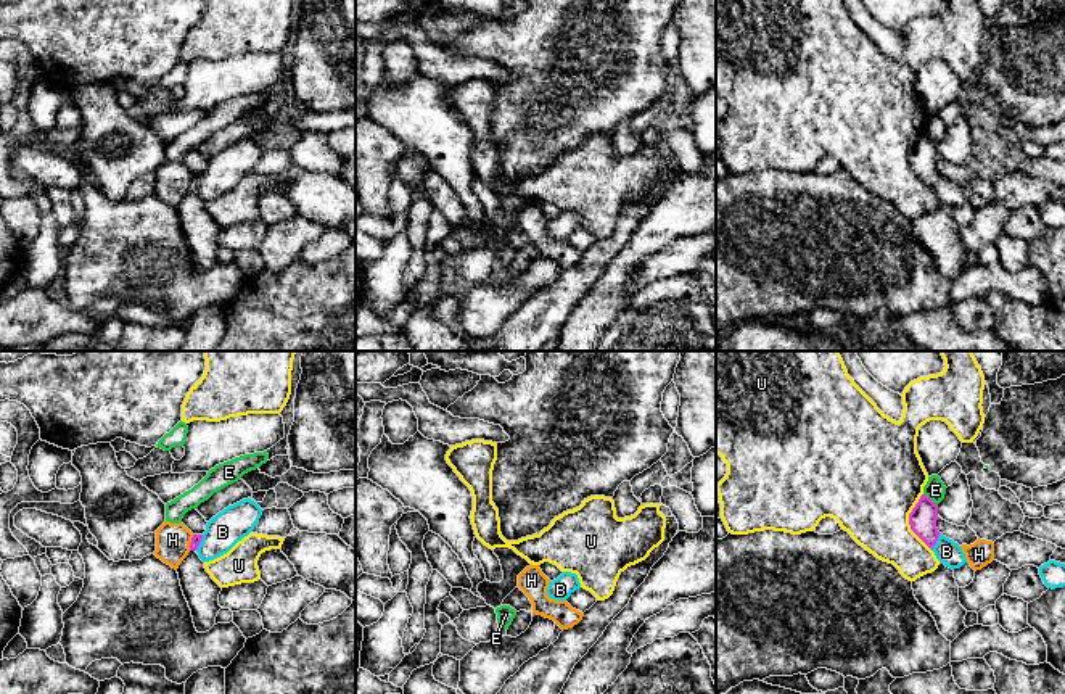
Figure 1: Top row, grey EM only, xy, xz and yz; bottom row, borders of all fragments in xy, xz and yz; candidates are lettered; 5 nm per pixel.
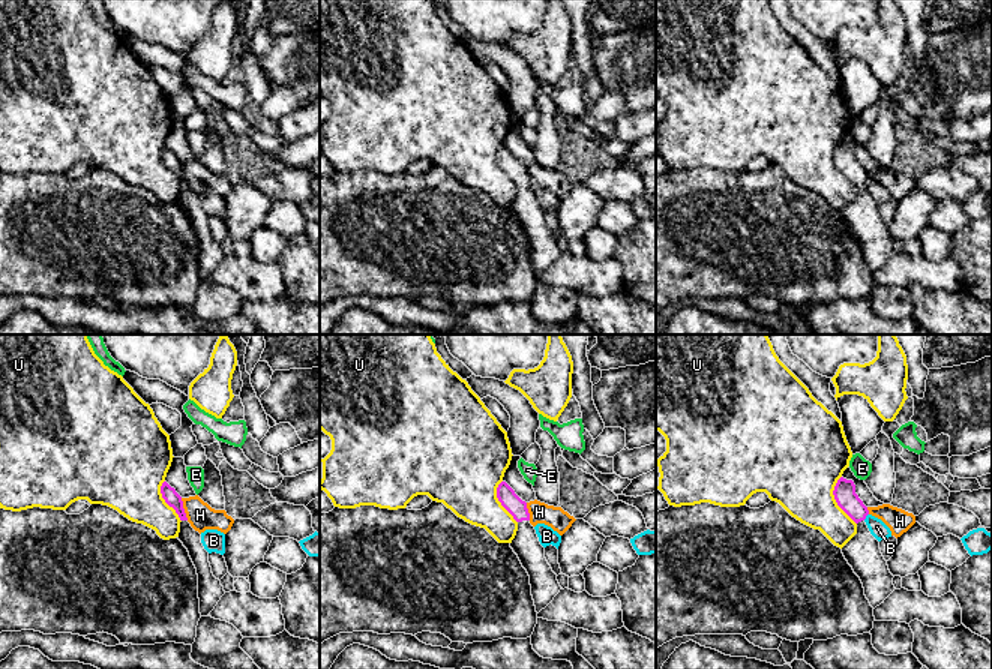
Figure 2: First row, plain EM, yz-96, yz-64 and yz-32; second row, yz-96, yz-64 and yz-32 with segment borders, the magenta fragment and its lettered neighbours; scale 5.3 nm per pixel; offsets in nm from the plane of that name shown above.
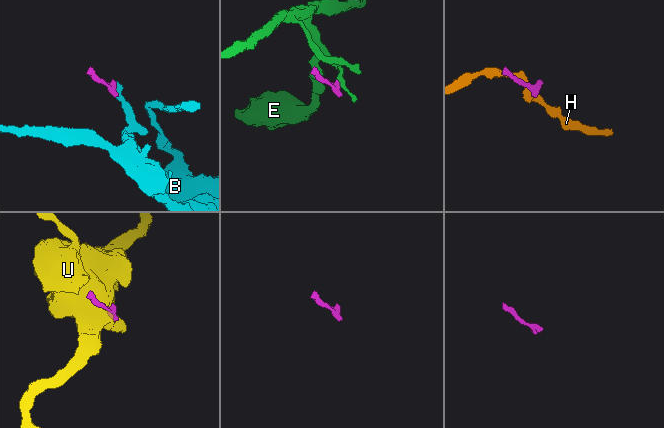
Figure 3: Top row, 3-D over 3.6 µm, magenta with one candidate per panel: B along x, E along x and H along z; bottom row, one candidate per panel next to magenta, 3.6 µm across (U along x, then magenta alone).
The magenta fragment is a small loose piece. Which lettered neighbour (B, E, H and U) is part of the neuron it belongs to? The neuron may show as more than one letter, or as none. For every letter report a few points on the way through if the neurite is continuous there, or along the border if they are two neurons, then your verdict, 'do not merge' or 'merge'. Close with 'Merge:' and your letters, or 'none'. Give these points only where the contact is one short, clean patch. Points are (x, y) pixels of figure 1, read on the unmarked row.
B: along yz (940, 173), (932, 189) | do not merge
E: along yz (924, 132), (937, 145) | do not merge
H: do not merge
U: do not merge
Merge: none

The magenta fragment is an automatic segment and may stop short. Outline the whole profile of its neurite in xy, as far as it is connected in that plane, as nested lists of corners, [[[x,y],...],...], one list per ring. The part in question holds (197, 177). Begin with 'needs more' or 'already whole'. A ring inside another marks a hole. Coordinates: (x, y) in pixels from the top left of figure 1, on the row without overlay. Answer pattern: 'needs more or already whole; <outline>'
needs more; [[[193,174],[190,192],[179,204],[177,213],[195,267],[198,272],[206,272],[216,264],[216,256],[222,248],[219,245],[222,227],[206,211],[204,201],[196,192],[201,179],[203,174]]]

